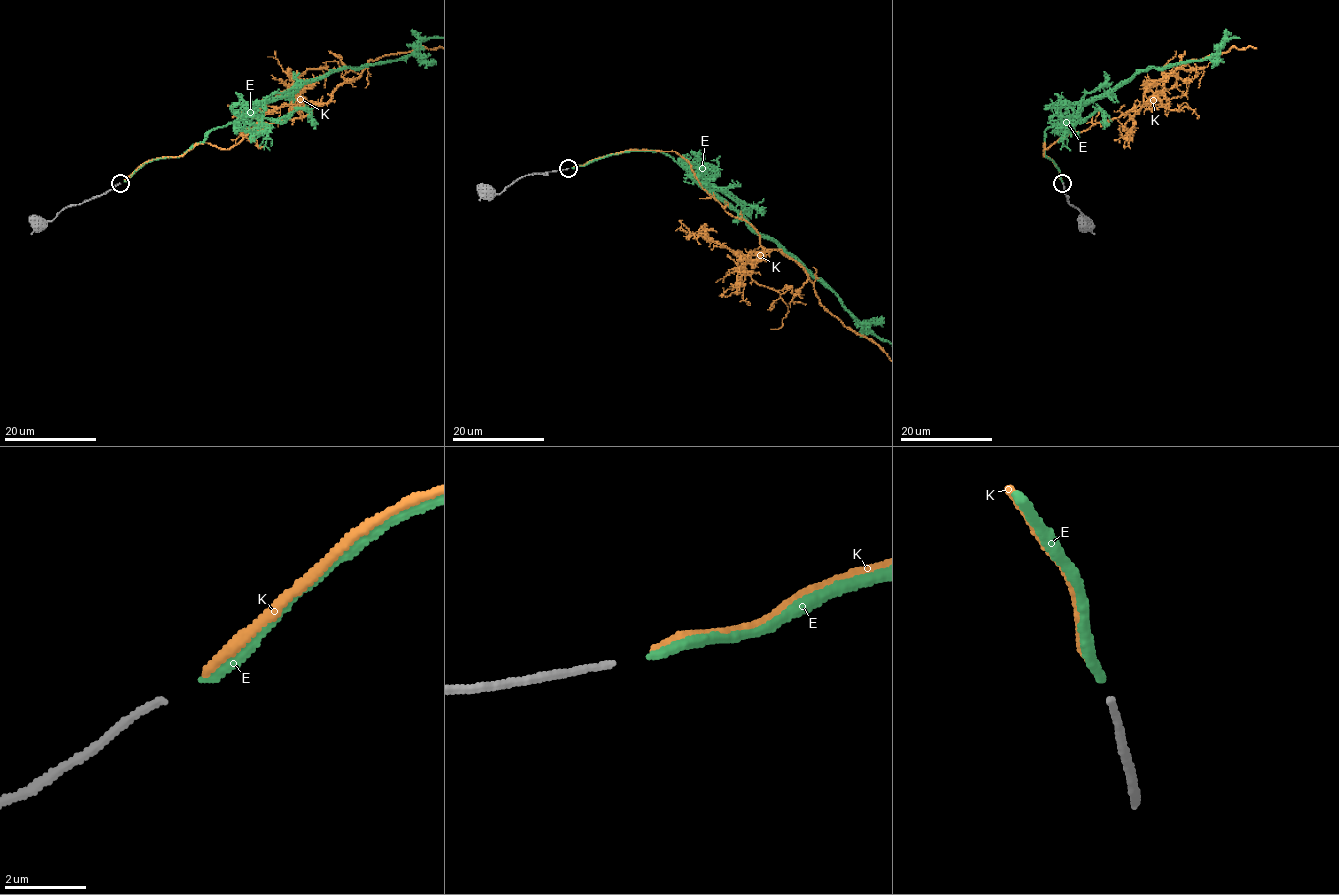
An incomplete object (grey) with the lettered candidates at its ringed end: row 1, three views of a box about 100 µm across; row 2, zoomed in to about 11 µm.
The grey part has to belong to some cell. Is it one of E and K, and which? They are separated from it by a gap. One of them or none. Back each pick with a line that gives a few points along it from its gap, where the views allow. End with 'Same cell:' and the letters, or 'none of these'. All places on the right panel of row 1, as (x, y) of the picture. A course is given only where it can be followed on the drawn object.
K: it runs (1061, 180), (1044, 142), (1120, 117), (1195, 60), (1232, 46), (1273, 56), (1312, 24)
Same cell: K

